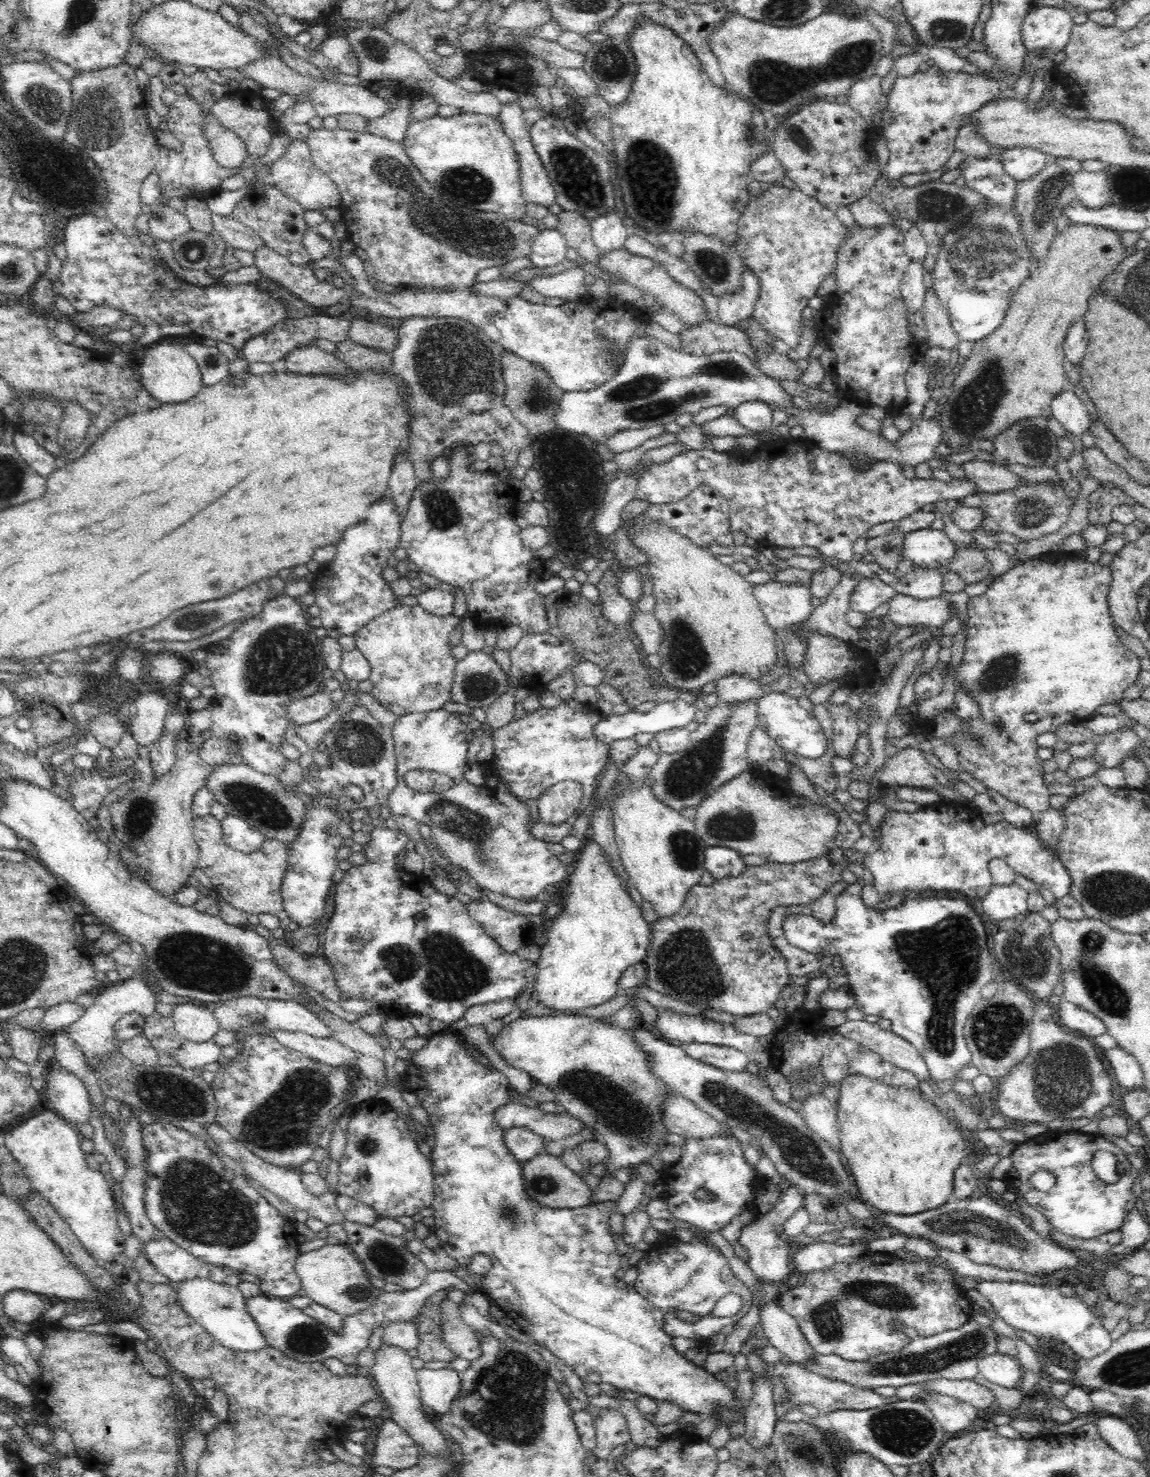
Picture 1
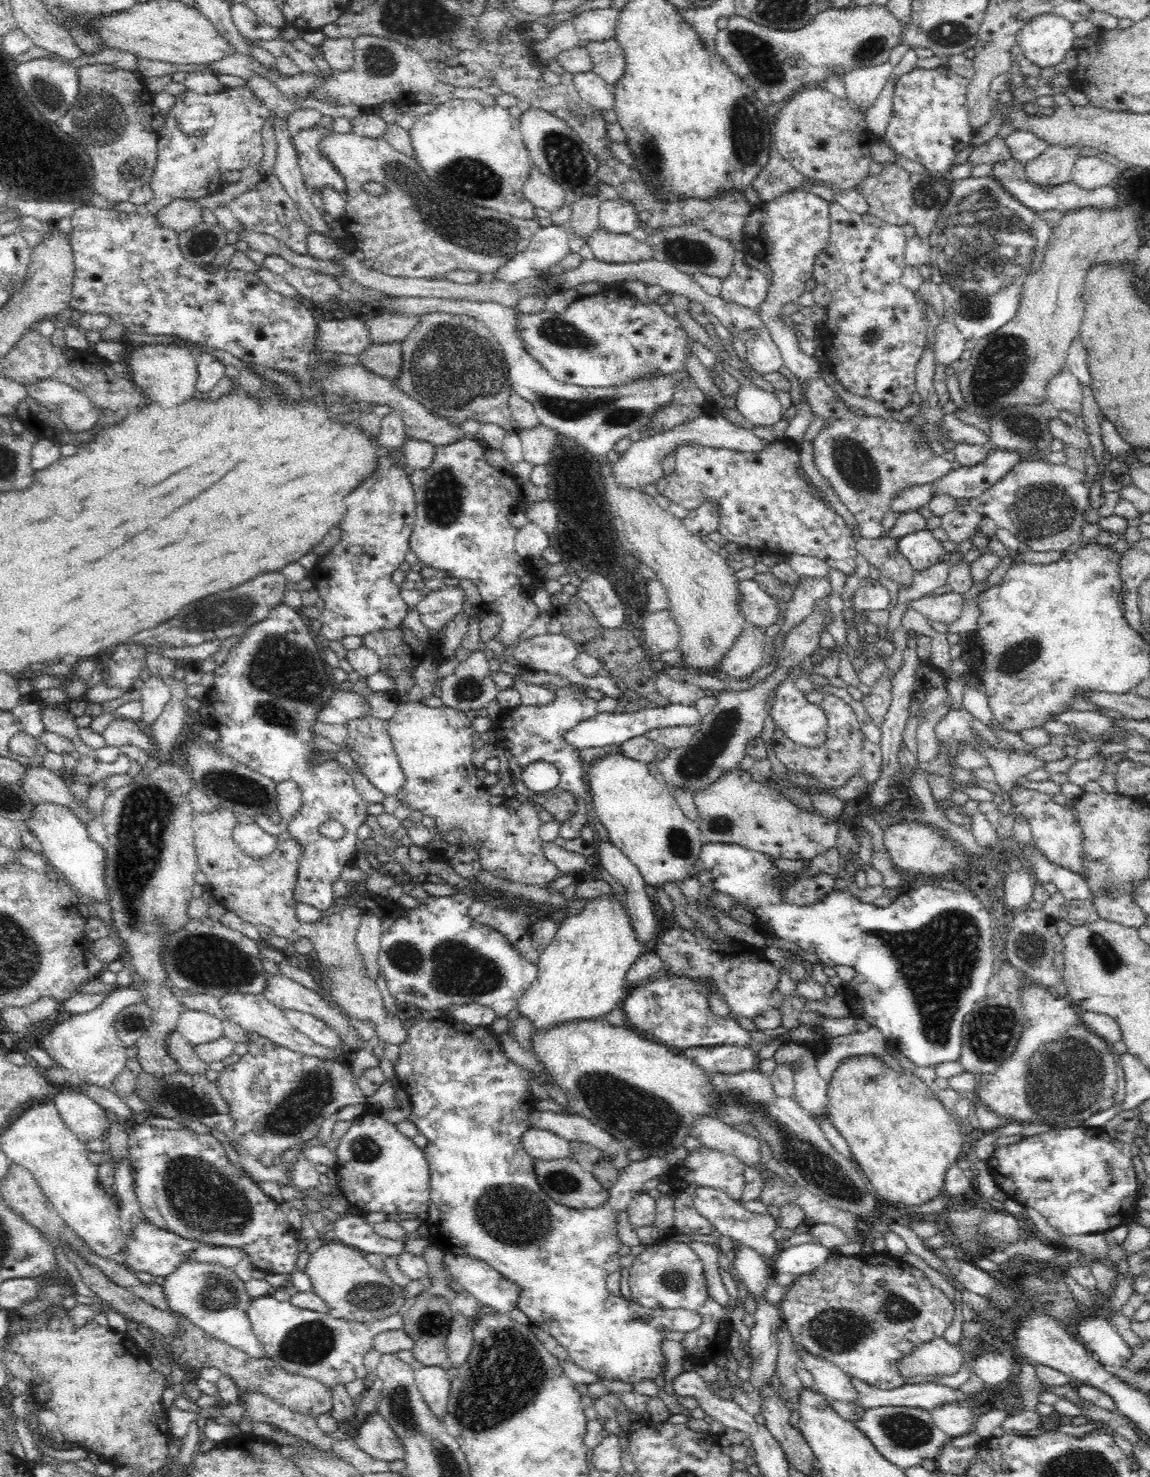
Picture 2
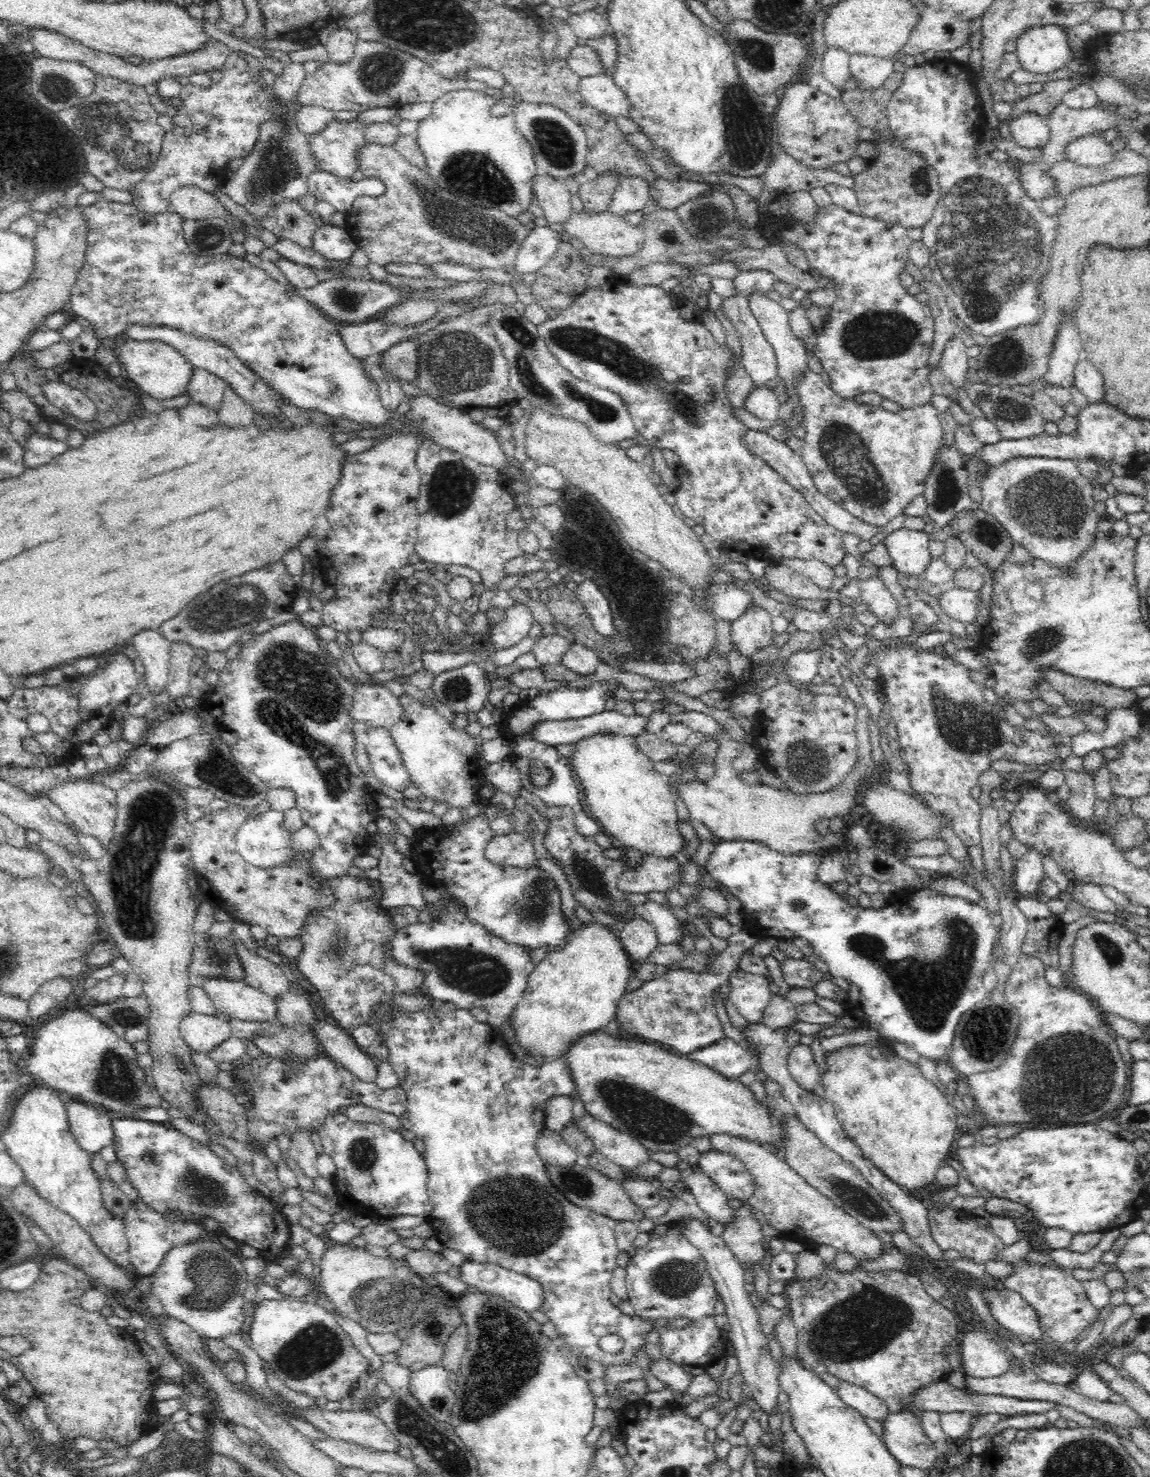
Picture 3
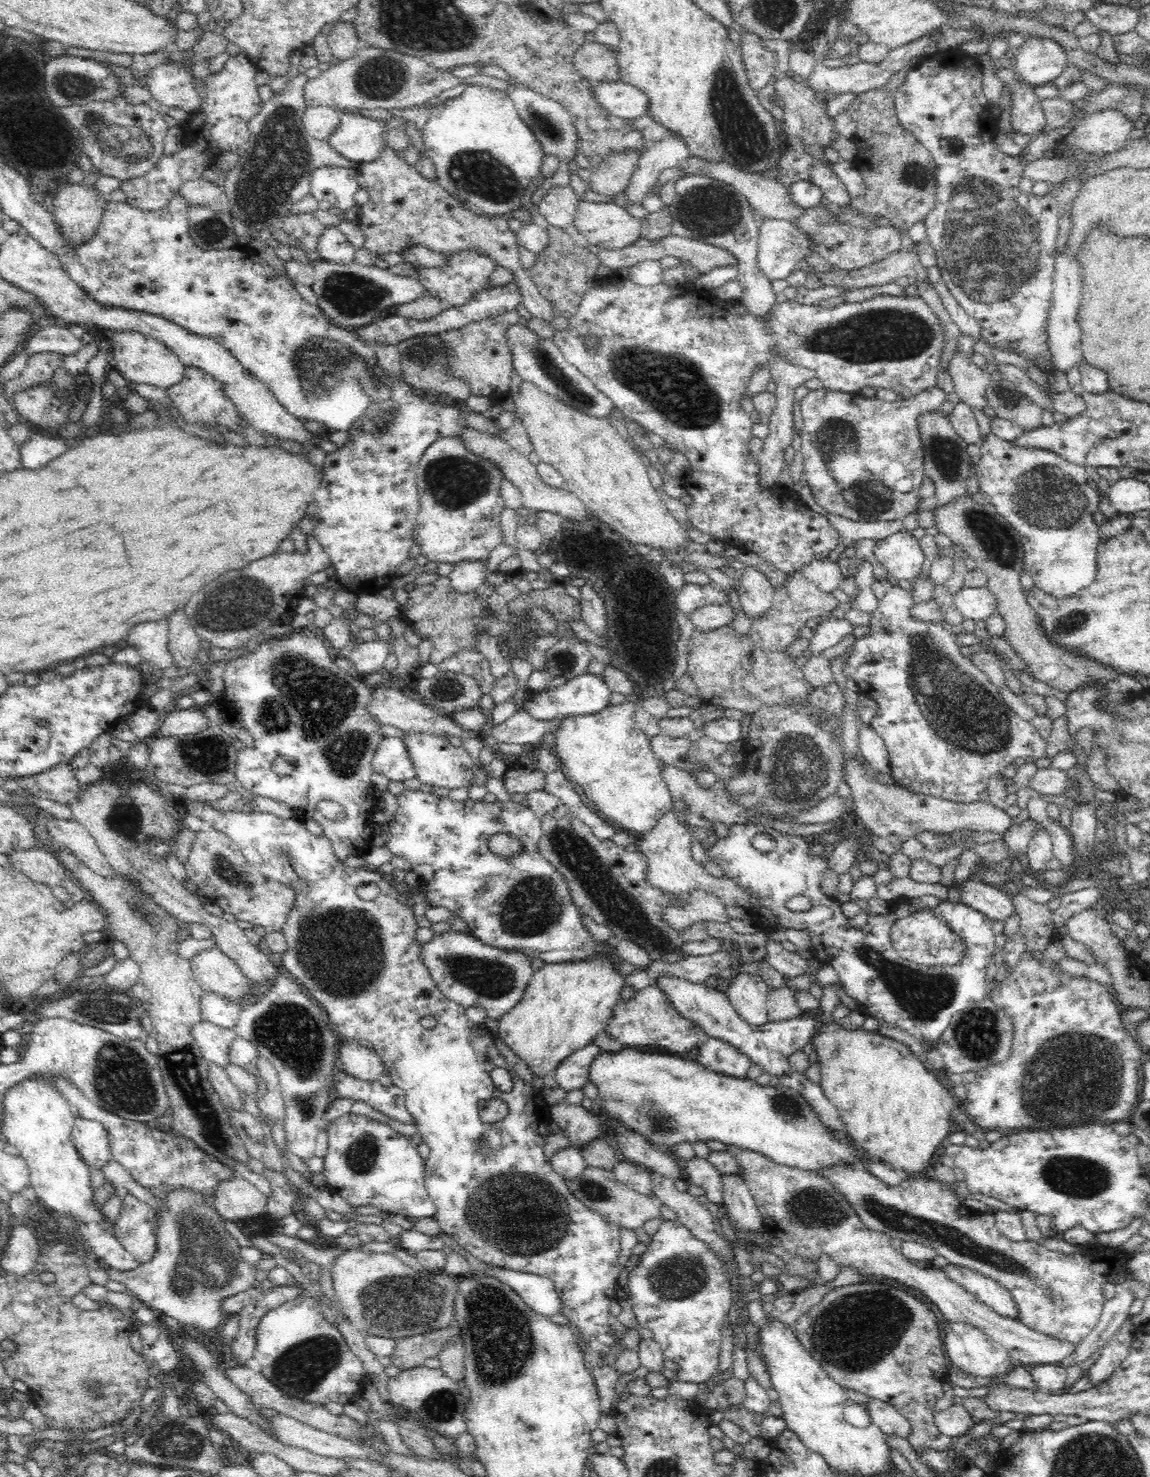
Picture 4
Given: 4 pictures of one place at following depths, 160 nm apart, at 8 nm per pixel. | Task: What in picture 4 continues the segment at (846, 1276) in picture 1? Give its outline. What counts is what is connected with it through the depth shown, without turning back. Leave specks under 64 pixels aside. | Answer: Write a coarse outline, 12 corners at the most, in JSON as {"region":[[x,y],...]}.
{"region":[[905,1286],[827,1292],[794,1322],[840,1387],[894,1406],[912,1448],[949,1384],[942,1317]]}

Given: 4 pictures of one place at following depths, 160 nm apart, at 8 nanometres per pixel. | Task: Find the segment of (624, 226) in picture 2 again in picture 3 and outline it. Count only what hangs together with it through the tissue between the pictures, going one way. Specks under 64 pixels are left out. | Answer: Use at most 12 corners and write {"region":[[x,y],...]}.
{"region":[[644,177],[622,178],[608,210],[624,217],[650,199]]}

